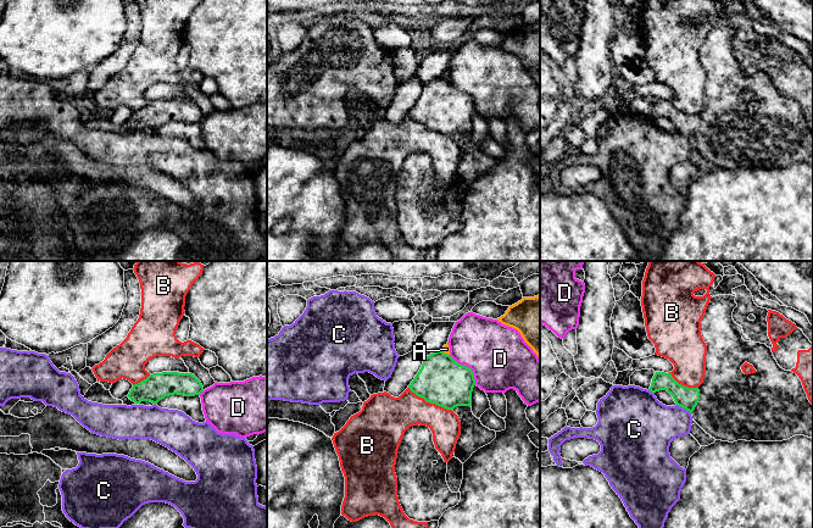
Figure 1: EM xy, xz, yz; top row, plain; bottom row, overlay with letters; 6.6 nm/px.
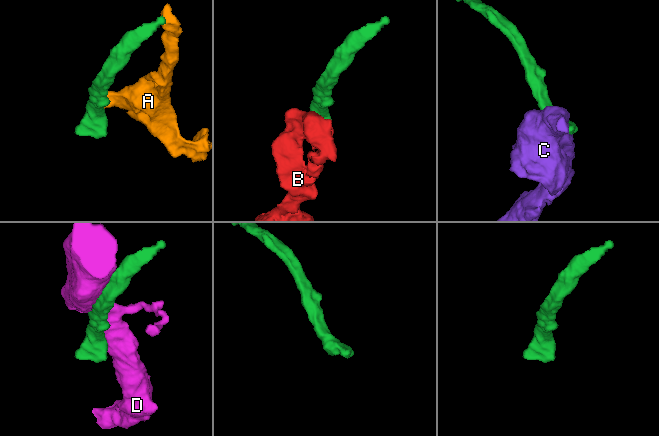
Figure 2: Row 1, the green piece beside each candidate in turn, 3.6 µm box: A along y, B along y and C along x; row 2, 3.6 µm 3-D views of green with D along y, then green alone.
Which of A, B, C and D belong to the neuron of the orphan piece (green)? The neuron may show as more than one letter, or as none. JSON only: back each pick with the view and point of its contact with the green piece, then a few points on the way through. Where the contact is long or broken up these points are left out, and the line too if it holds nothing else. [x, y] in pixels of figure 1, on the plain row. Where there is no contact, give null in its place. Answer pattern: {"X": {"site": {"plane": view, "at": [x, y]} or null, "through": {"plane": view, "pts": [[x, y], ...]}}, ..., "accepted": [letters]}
{"accepted": []}

